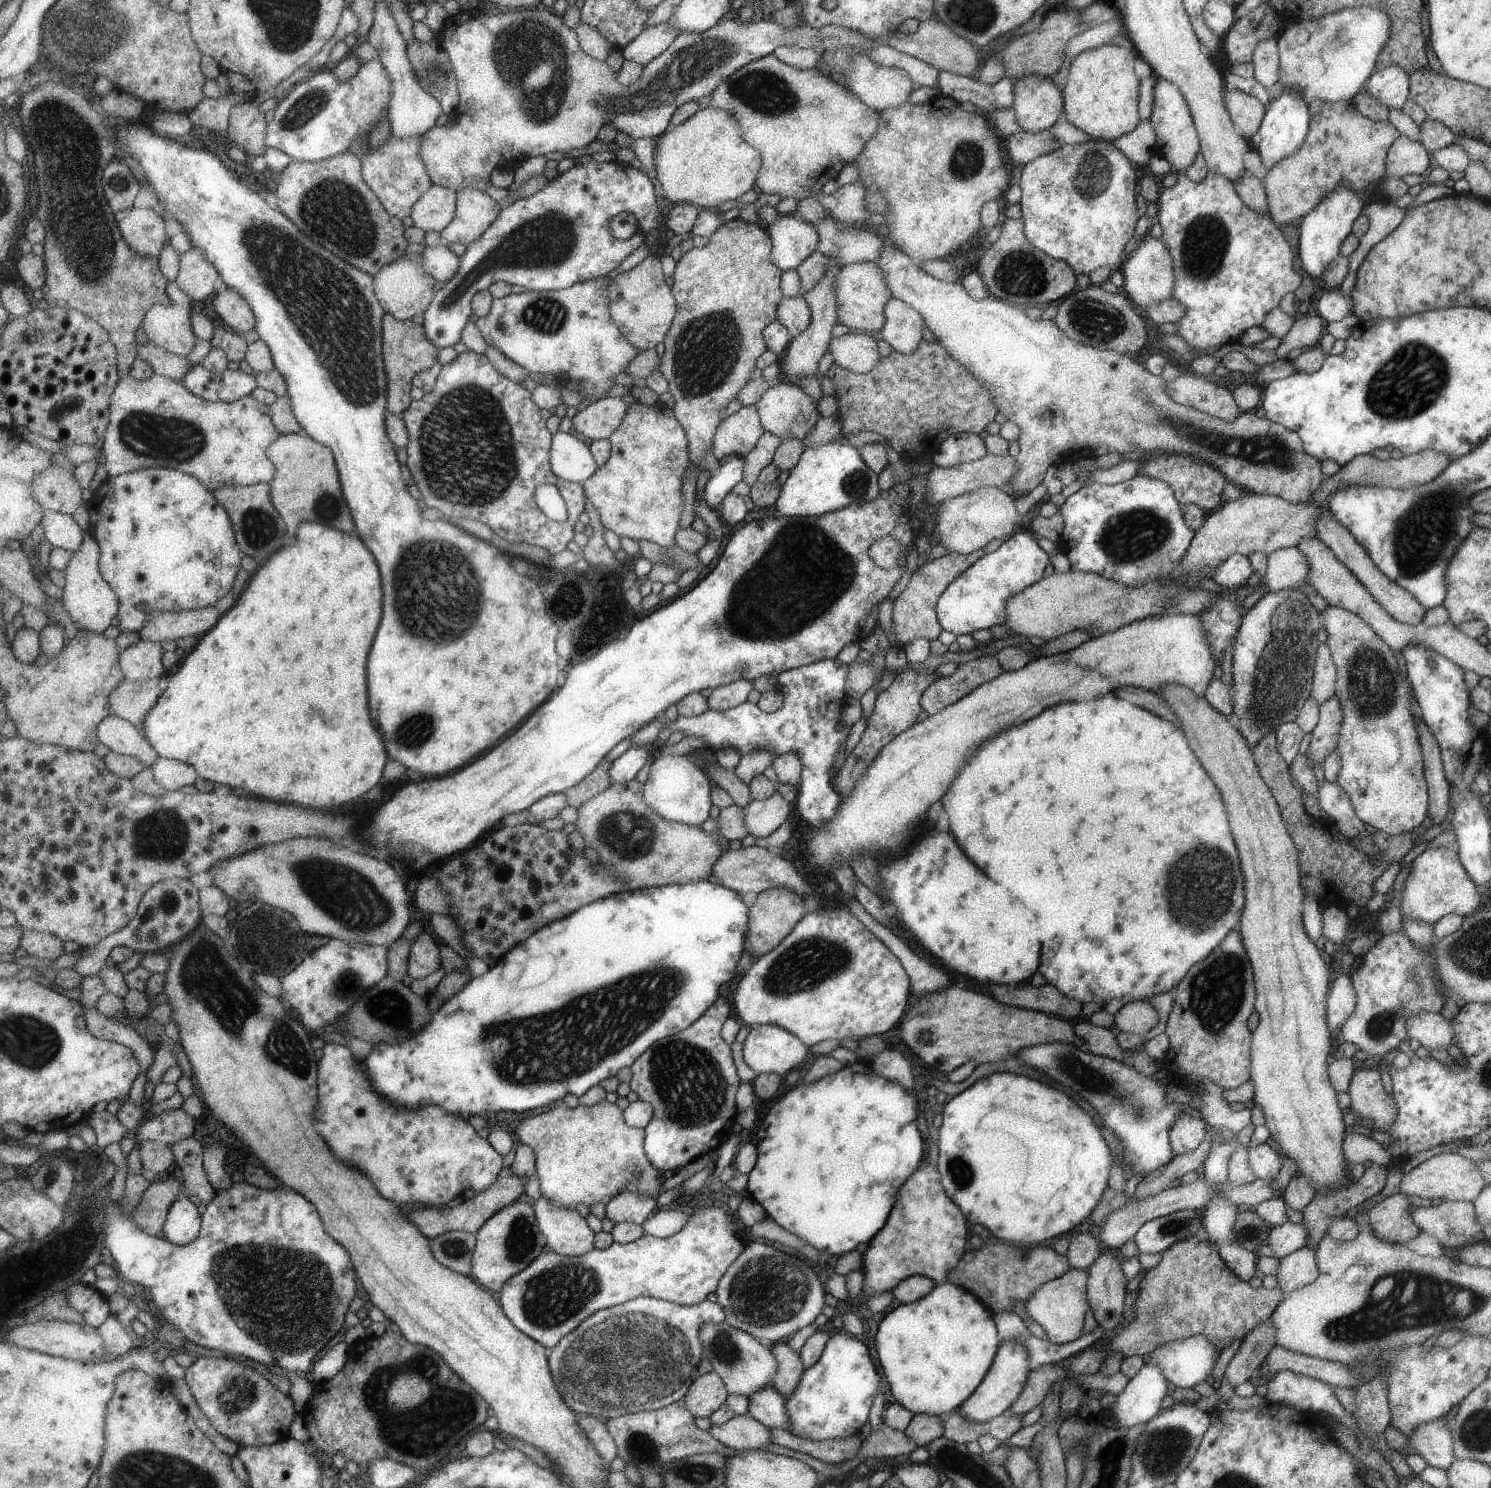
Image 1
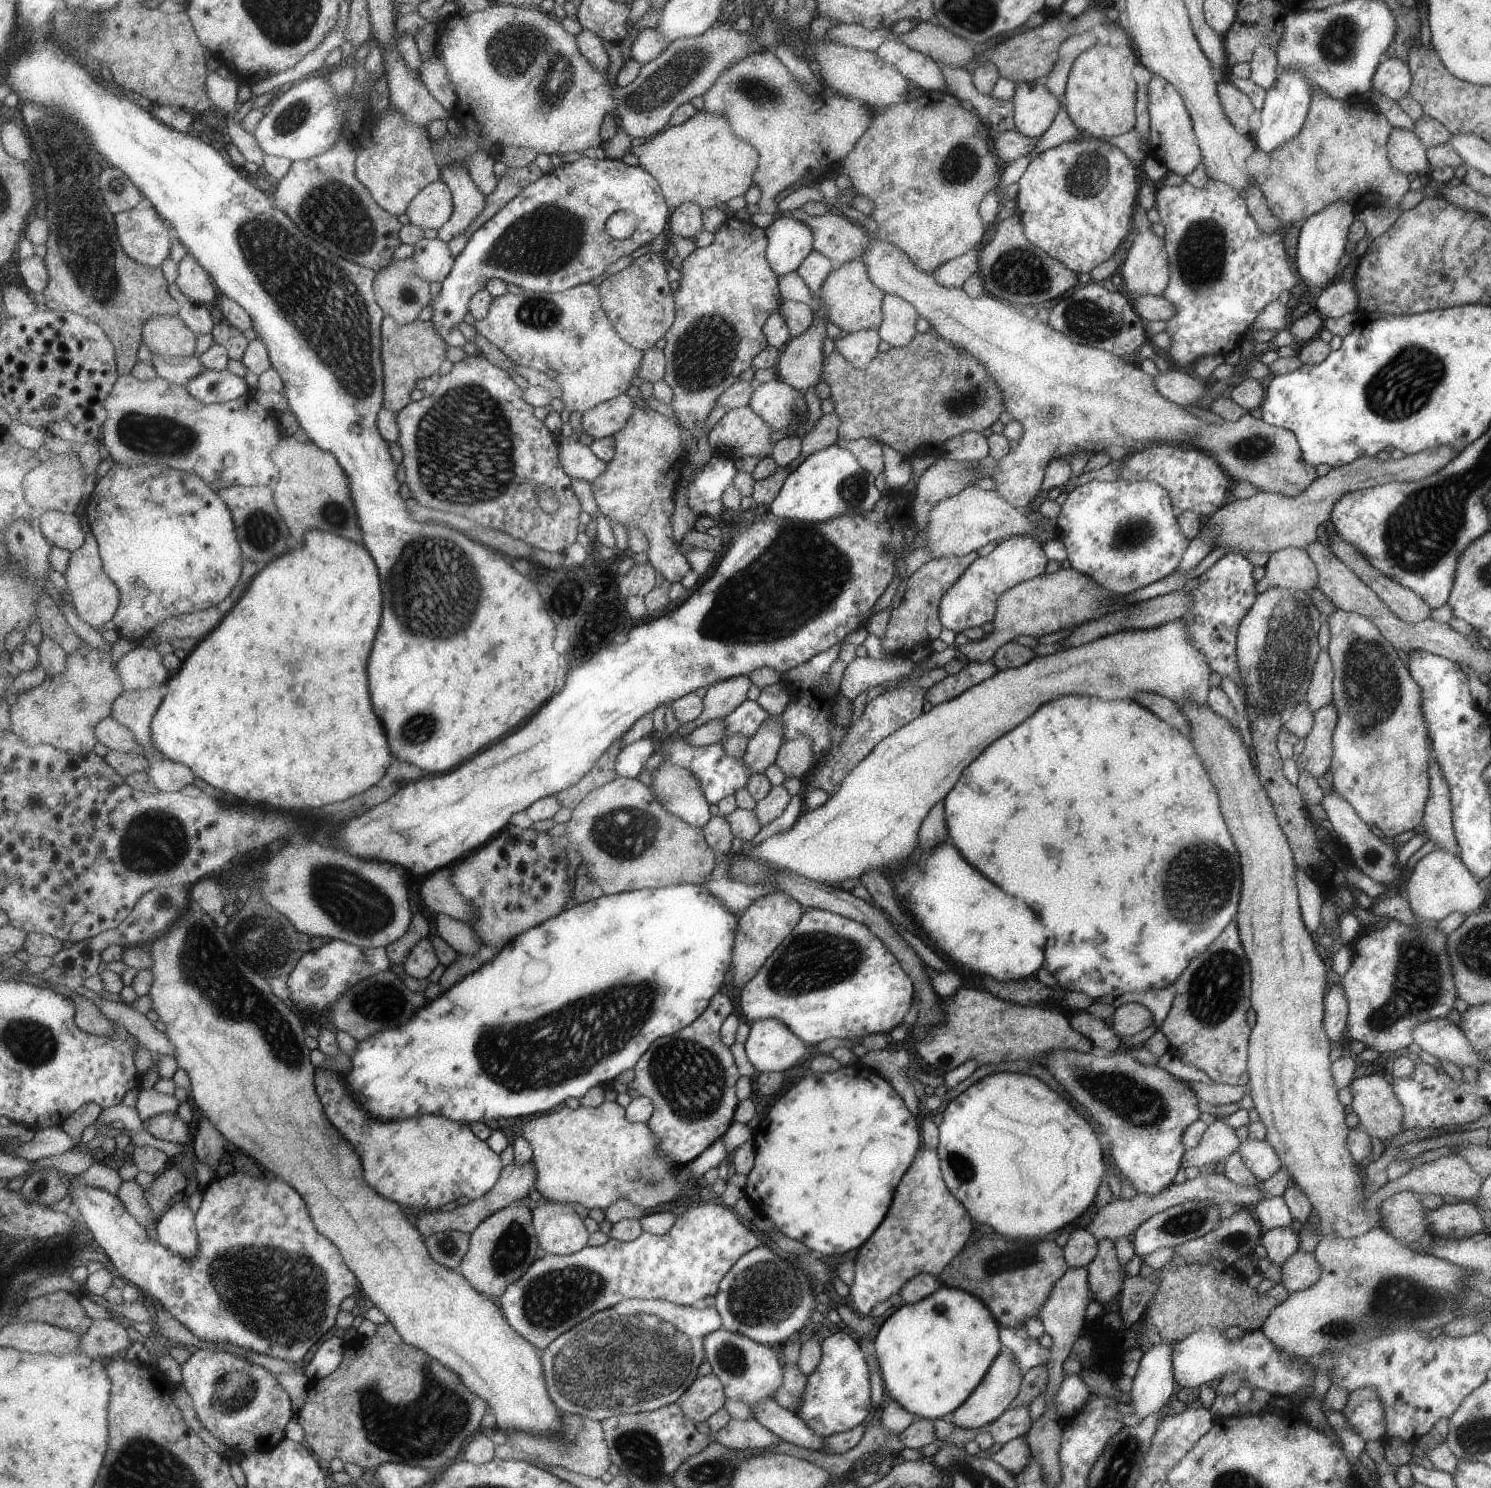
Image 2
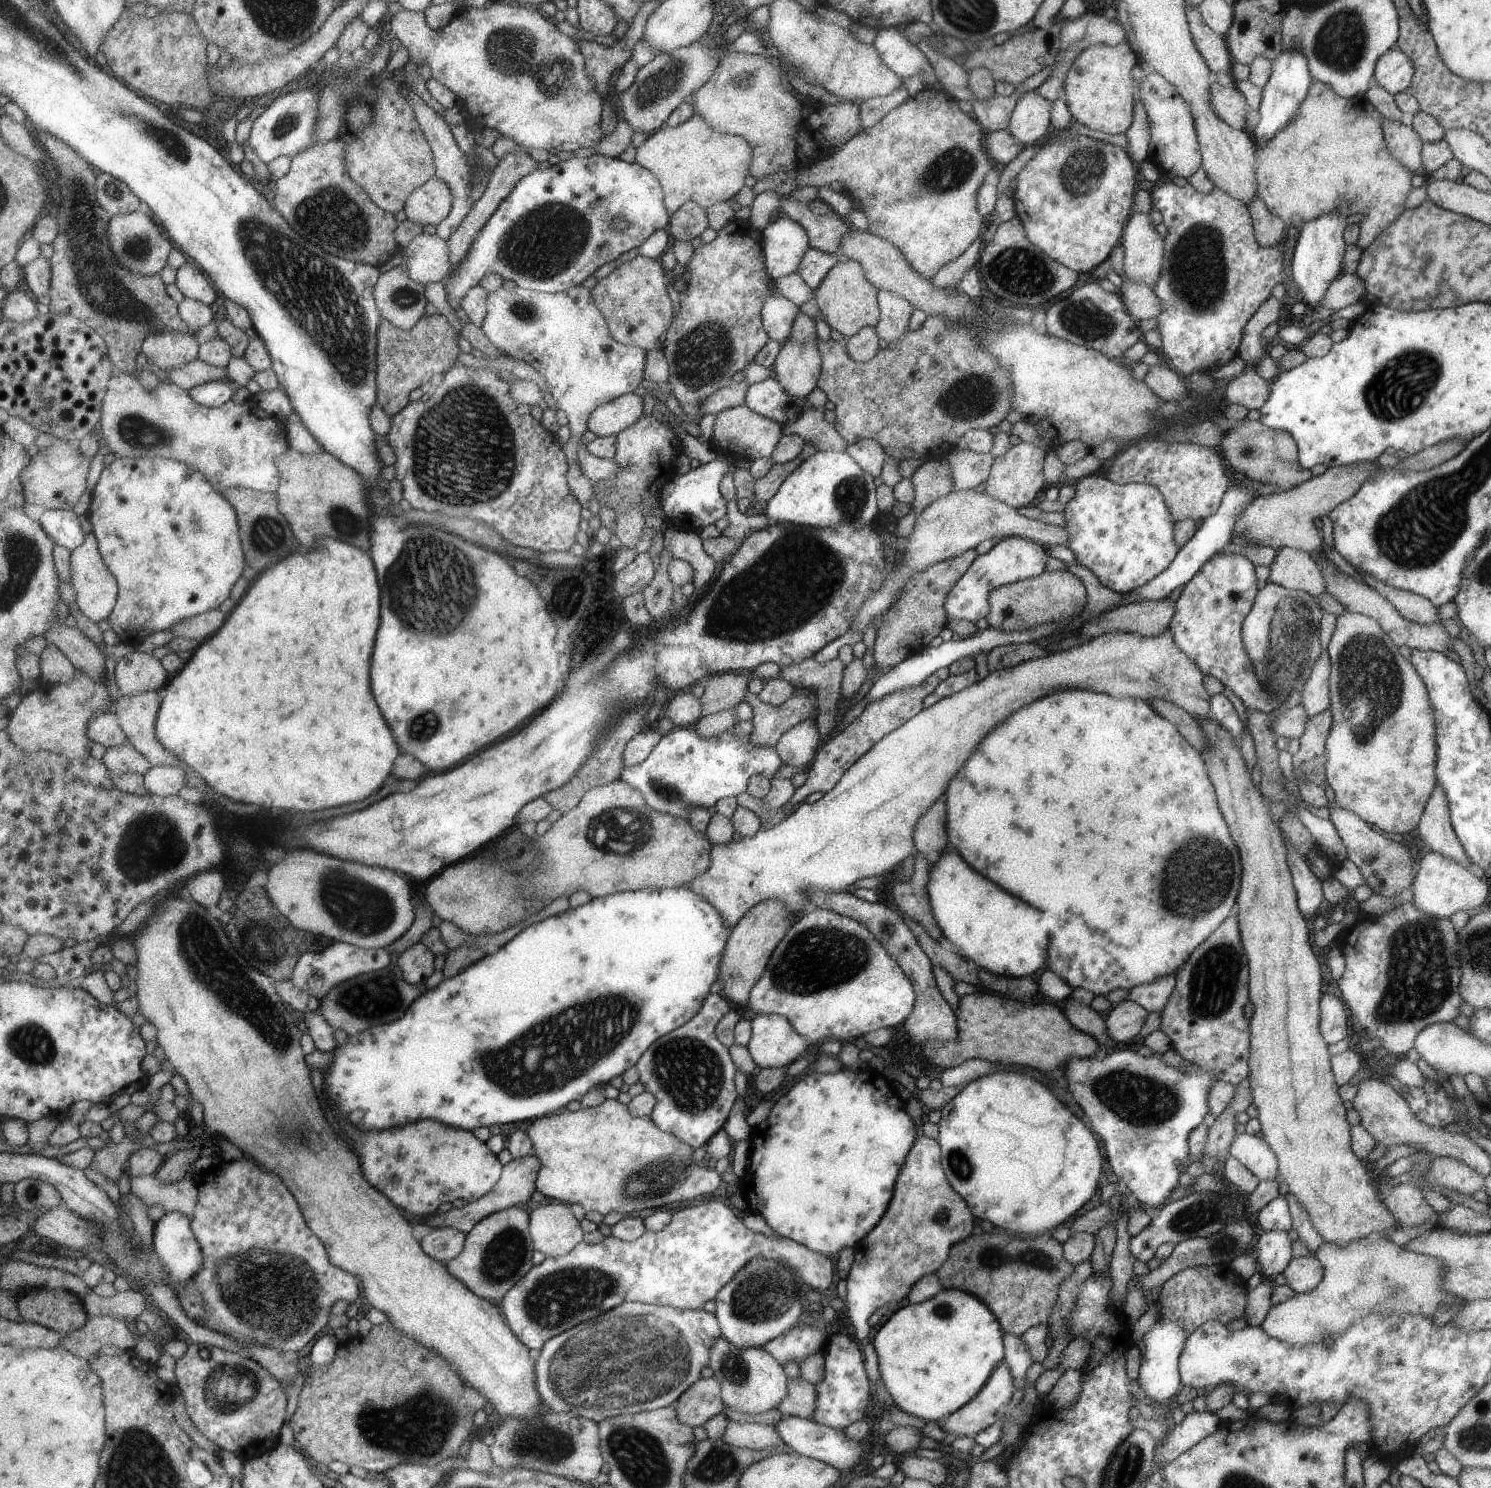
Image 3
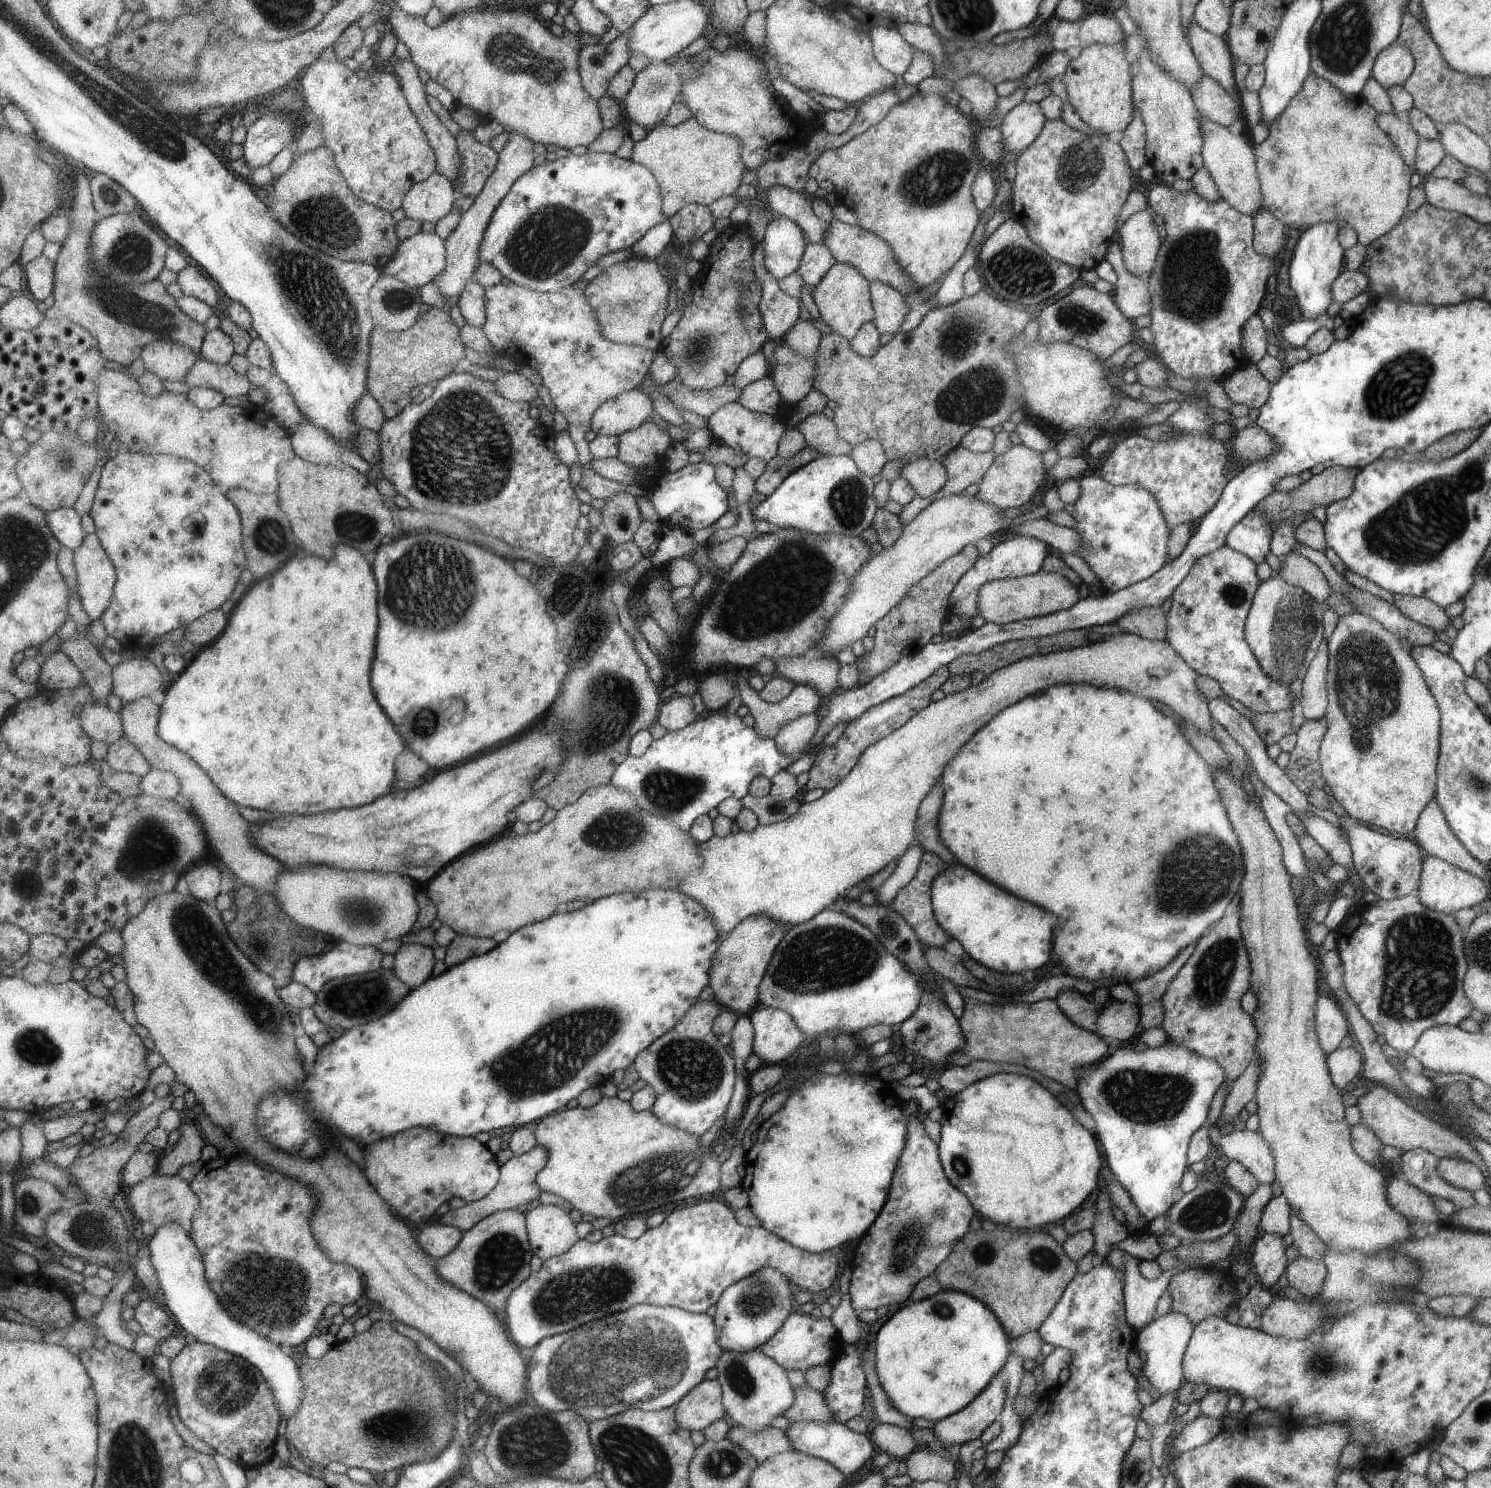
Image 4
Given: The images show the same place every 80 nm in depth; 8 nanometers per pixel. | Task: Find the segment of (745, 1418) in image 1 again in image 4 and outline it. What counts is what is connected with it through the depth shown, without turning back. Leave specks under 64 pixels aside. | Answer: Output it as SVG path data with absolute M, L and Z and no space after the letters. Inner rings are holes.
M732 1425L725 1439L731 1440L749 1456L753 1456L758 1464L772 1455L794 1450L786 1432L772 1427L762 1428L761 1432L747 1432L741 1426Z

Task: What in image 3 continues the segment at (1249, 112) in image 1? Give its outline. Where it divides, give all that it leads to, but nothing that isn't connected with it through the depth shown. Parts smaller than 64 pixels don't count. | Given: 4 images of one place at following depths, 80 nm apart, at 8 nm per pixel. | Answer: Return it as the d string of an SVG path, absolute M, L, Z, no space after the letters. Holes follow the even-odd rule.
M1214 82L1210 88L1210 103L1212 109L1231 128L1245 130L1245 112L1248 111L1246 97L1232 86L1221 86L1219 82Z

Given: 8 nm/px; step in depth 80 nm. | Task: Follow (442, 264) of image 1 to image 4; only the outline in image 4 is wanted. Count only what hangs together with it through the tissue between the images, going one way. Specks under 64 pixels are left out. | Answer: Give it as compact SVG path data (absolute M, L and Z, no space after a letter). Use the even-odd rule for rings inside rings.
M419 232L403 241L398 255L383 267L382 274L397 276L411 287L421 287L445 270L446 244L436 233Z

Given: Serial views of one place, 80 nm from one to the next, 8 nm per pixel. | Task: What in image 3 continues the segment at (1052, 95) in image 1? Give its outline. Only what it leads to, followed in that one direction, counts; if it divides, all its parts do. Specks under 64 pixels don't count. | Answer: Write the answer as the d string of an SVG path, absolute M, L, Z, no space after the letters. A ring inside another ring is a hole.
M1035 90L1020 94L1011 111L1007 129L1021 144L1030 145L1046 136L1051 102Z

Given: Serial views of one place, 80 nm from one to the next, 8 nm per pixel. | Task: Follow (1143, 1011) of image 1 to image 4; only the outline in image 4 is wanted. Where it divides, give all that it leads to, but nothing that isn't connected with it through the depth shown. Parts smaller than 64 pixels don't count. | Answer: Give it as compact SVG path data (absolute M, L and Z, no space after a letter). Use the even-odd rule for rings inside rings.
M1111 1000L1097 1015L1093 1032L1108 1040L1127 1040L1137 1034L1139 1019L1139 1004Z

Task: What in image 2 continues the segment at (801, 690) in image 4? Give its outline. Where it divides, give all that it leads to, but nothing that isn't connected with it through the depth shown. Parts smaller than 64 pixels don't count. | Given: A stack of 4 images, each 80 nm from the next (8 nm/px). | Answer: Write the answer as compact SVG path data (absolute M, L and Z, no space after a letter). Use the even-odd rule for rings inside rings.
M768 714L758 732L747 740L745 754L741 756L741 760L746 761L751 773L763 773L768 766L774 764L782 742L783 724L777 715Z

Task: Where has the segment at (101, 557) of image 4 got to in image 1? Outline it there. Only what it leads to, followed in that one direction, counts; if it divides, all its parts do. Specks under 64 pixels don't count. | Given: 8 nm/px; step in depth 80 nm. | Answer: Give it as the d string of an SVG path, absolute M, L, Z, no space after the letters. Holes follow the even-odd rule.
M90 529L86 531L83 545L74 553L75 557L69 562L69 567L66 569L64 606L71 620L77 625L82 625L83 630L94 634L103 633L111 626L113 618L118 617L121 602L119 594L101 573L99 542L94 538Z

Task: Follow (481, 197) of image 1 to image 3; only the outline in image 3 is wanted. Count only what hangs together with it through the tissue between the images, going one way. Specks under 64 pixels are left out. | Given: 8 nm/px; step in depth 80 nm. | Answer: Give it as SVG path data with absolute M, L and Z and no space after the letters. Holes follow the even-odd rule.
M411 92L414 100L413 108L417 112L419 122L422 129L426 132L426 137L430 140L431 146L434 148L434 155L437 164L437 176L447 184L450 184L450 190L454 194L454 207L450 215L442 223L437 226L437 233L441 238L448 241L455 231L460 227L464 218L473 210L475 202L473 201L473 182L471 182L471 166L466 152L459 146L454 137L452 126L432 107L428 107L418 96Z

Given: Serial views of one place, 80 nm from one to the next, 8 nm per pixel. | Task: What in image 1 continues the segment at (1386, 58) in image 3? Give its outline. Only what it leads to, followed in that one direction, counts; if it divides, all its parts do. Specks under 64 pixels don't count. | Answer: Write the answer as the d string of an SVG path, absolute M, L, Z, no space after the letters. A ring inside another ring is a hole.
M1389 64L1381 70L1375 70L1374 75L1364 84L1364 90L1373 93L1377 102L1386 108L1402 109L1409 97L1409 78L1401 66Z

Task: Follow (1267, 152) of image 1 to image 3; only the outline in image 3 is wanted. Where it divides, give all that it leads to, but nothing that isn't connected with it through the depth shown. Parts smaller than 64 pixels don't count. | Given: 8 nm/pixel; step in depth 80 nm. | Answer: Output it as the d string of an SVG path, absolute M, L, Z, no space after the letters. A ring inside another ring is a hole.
M1288 46L1287 49L1278 48L1279 51L1272 62L1272 73L1267 82L1260 90L1260 105L1258 108L1259 122L1253 130L1257 147L1265 147L1291 120L1294 113L1303 104L1308 94L1308 88L1312 83L1309 65L1306 58L1295 46Z

